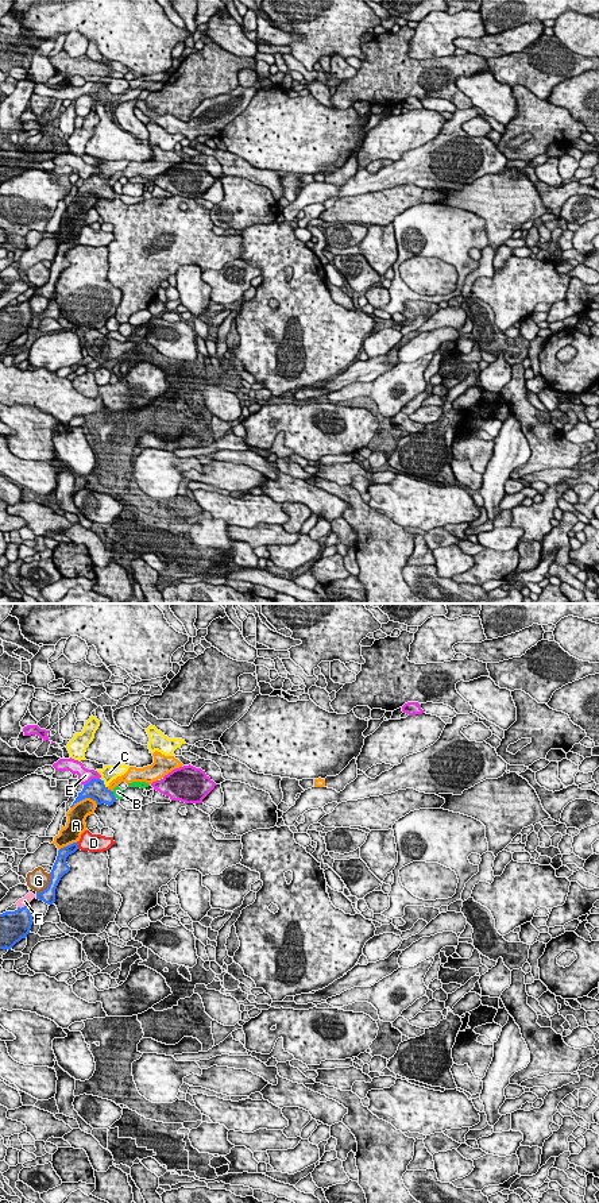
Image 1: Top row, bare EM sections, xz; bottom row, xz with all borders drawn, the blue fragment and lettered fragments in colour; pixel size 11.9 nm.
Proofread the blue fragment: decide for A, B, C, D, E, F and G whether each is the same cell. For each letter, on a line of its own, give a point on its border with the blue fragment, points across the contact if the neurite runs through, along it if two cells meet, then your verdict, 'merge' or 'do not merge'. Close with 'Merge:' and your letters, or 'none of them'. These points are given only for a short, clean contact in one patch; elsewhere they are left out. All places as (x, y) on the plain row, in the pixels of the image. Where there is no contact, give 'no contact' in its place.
A: xz (84, 193) | do not merge
B: xz (113, 191) | along xz (112, 186), (115, 193) | do not merge
C: xz (103, 178) | across xz (96, 185), (103, 178), (109, 168) | merge
D: xz (77, 241) | along xz (77, 236), (78, 243) | do not merge
E: xz (92, 174) | do not merge
F: xz (22, 303) | do not merge
G: xz (47, 281) | do not merge
Merge: C

